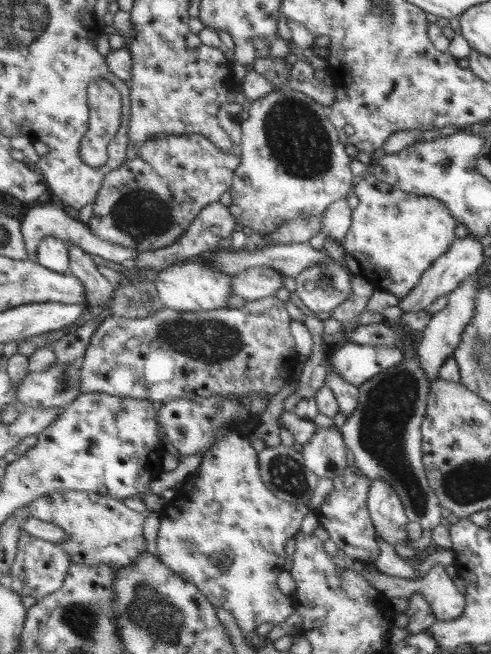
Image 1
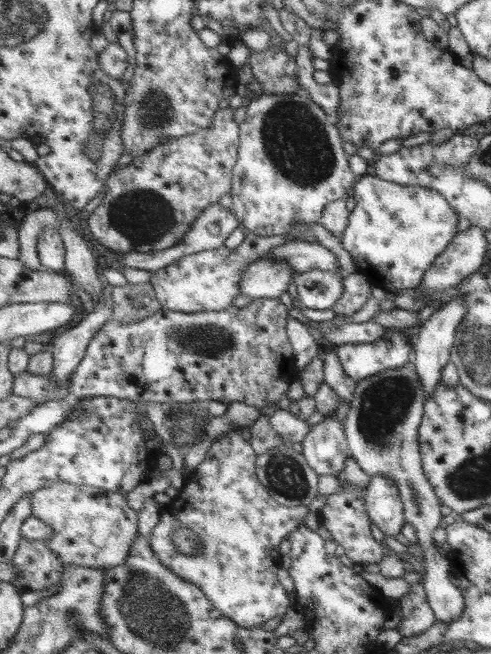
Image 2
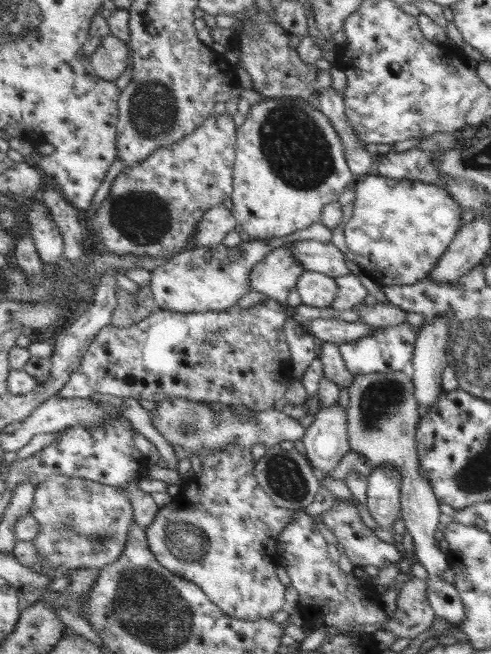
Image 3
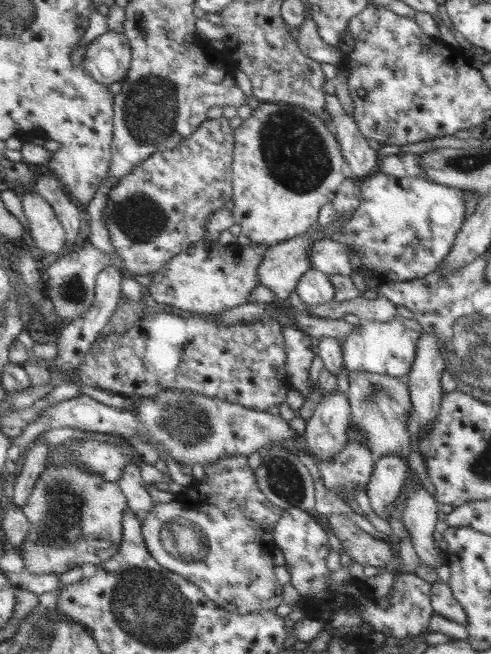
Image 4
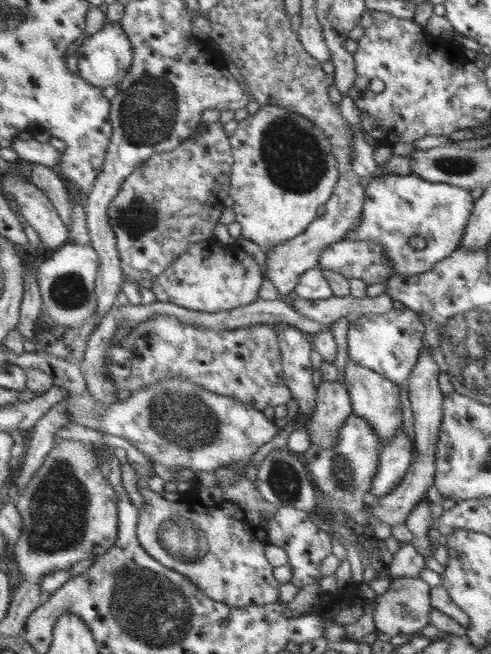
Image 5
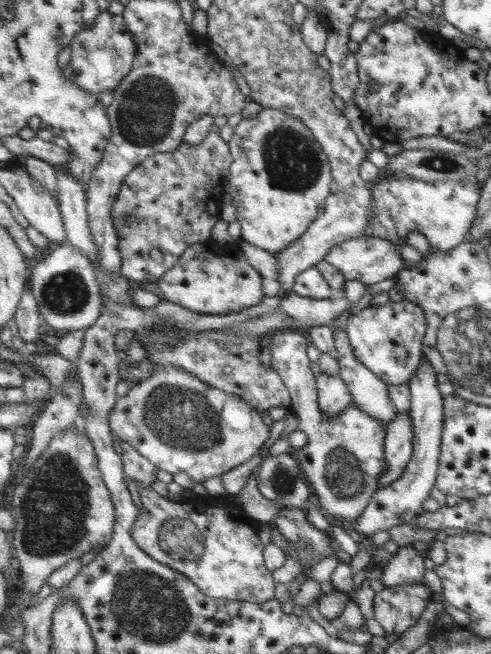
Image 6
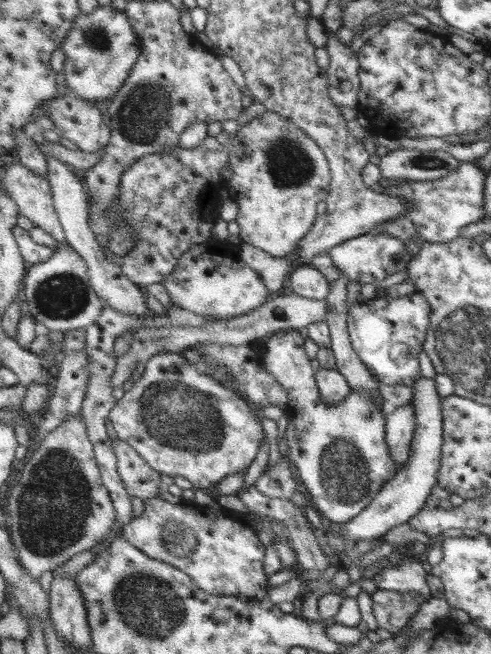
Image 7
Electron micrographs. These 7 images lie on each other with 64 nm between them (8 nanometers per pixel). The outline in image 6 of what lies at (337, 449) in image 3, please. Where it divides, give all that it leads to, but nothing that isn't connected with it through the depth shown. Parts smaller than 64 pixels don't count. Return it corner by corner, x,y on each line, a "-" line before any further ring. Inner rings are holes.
321,372
317,376
317,390
321,396
321,410
325,410
327,416
339,416
341,410
347,410
353,404
353,396
341,374

